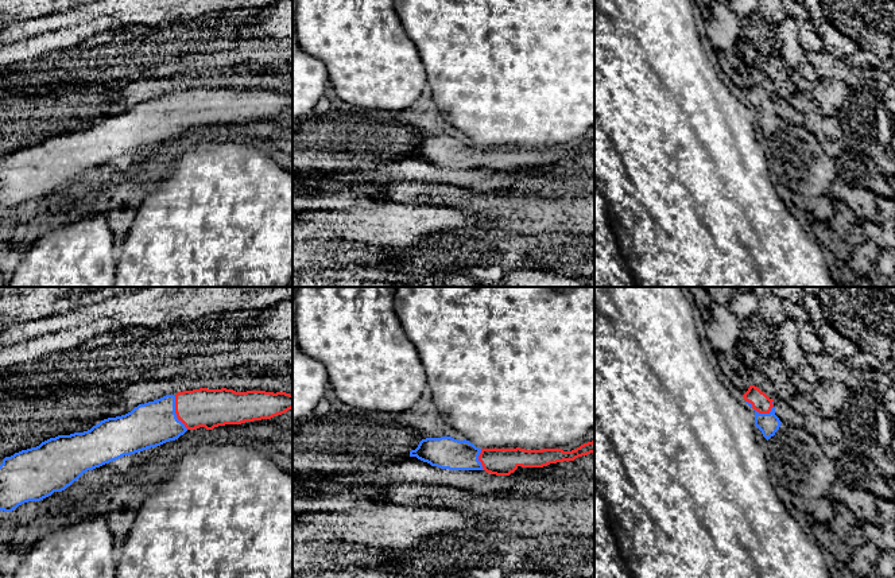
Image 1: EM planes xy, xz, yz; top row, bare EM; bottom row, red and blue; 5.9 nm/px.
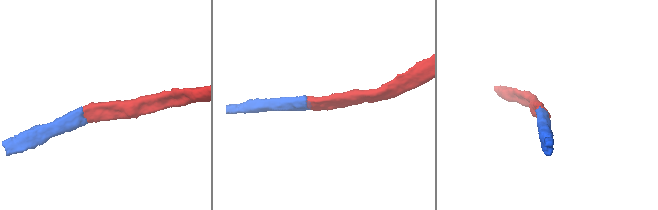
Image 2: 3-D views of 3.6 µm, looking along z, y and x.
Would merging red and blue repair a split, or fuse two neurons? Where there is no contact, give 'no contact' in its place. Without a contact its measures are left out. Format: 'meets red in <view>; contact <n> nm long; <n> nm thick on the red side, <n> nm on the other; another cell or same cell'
meets red in yz; contact 170 nm long; 110 nm thick on the red side, 130 nm on the other; same cell

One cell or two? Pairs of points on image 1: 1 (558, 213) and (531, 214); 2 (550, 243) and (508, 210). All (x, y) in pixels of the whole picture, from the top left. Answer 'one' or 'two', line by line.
1: one
2: two

